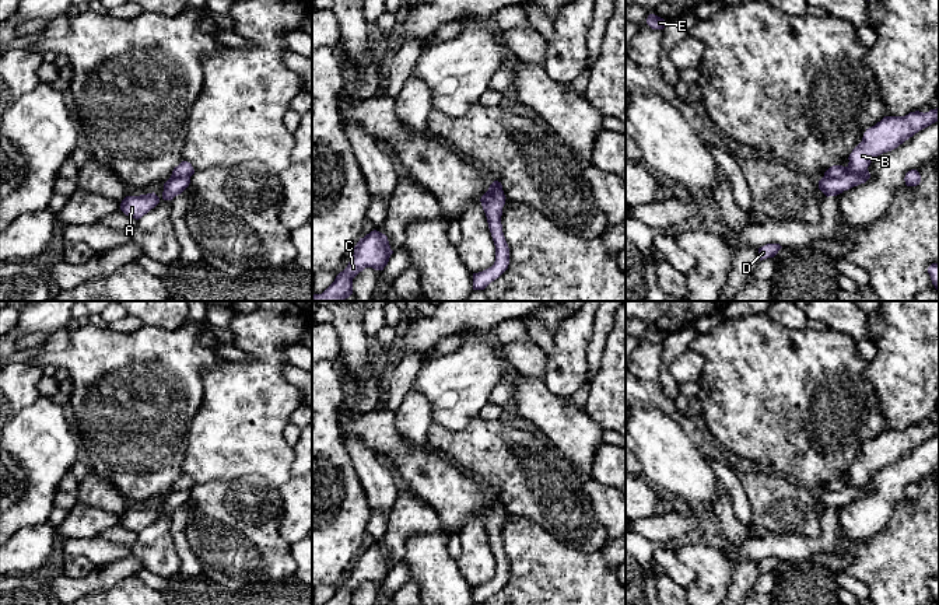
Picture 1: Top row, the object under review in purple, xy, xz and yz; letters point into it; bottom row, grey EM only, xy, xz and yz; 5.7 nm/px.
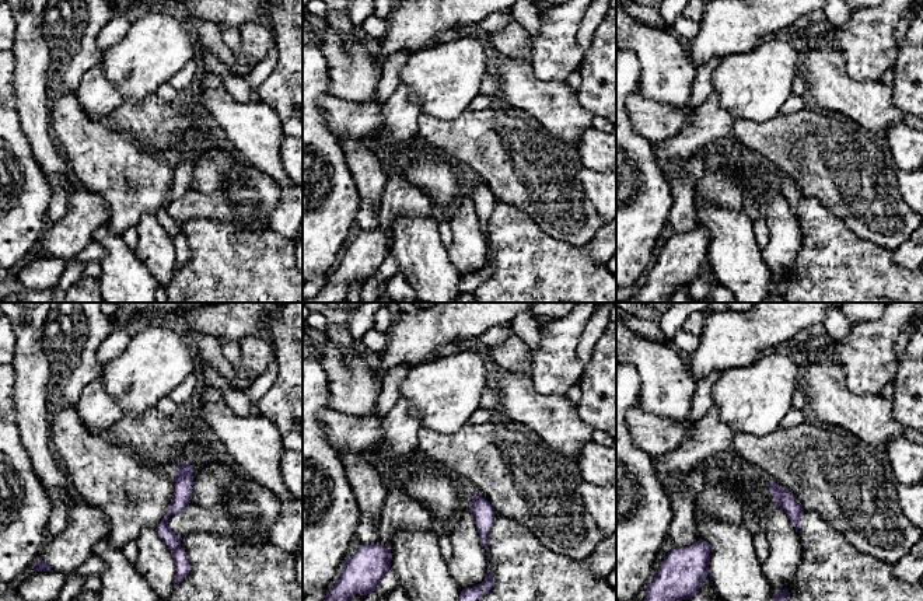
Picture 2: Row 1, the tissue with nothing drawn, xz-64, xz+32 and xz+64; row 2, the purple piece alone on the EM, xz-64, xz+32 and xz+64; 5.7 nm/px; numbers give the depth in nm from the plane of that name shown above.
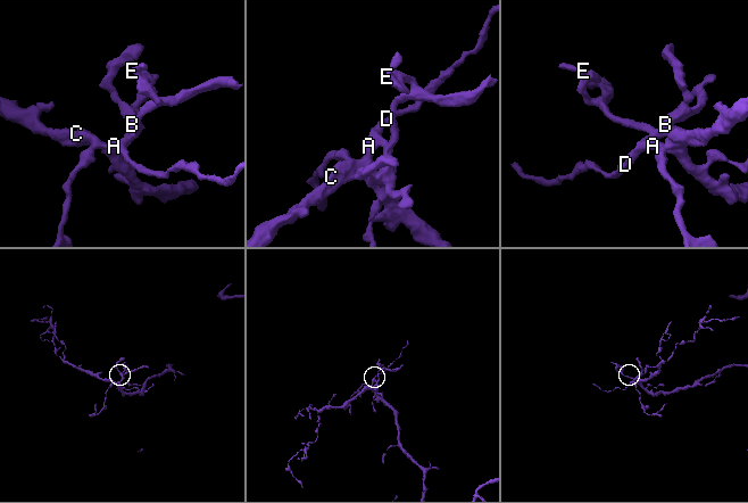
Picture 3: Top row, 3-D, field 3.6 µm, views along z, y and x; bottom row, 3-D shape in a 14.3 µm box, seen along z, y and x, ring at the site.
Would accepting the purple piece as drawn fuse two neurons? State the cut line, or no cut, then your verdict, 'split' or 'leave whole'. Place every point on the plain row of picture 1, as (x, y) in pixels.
cut yz (866, 482), (858, 486), (824, 490); split

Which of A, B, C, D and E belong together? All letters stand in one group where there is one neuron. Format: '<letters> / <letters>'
A C D / B E

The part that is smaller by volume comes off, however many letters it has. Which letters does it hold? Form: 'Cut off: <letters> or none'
Cut off: B, E

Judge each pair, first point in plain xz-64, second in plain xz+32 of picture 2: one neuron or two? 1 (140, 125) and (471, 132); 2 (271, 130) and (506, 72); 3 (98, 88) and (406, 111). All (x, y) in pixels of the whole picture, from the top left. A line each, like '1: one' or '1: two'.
1: one
2: one
3: one

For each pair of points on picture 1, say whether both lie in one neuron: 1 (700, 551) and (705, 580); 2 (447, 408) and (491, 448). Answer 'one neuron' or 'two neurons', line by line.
1: one neuron
2: two neurons

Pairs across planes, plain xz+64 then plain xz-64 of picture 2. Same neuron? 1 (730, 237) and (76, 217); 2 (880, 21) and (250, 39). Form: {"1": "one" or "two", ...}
{"1": "two", "2": "one"}

